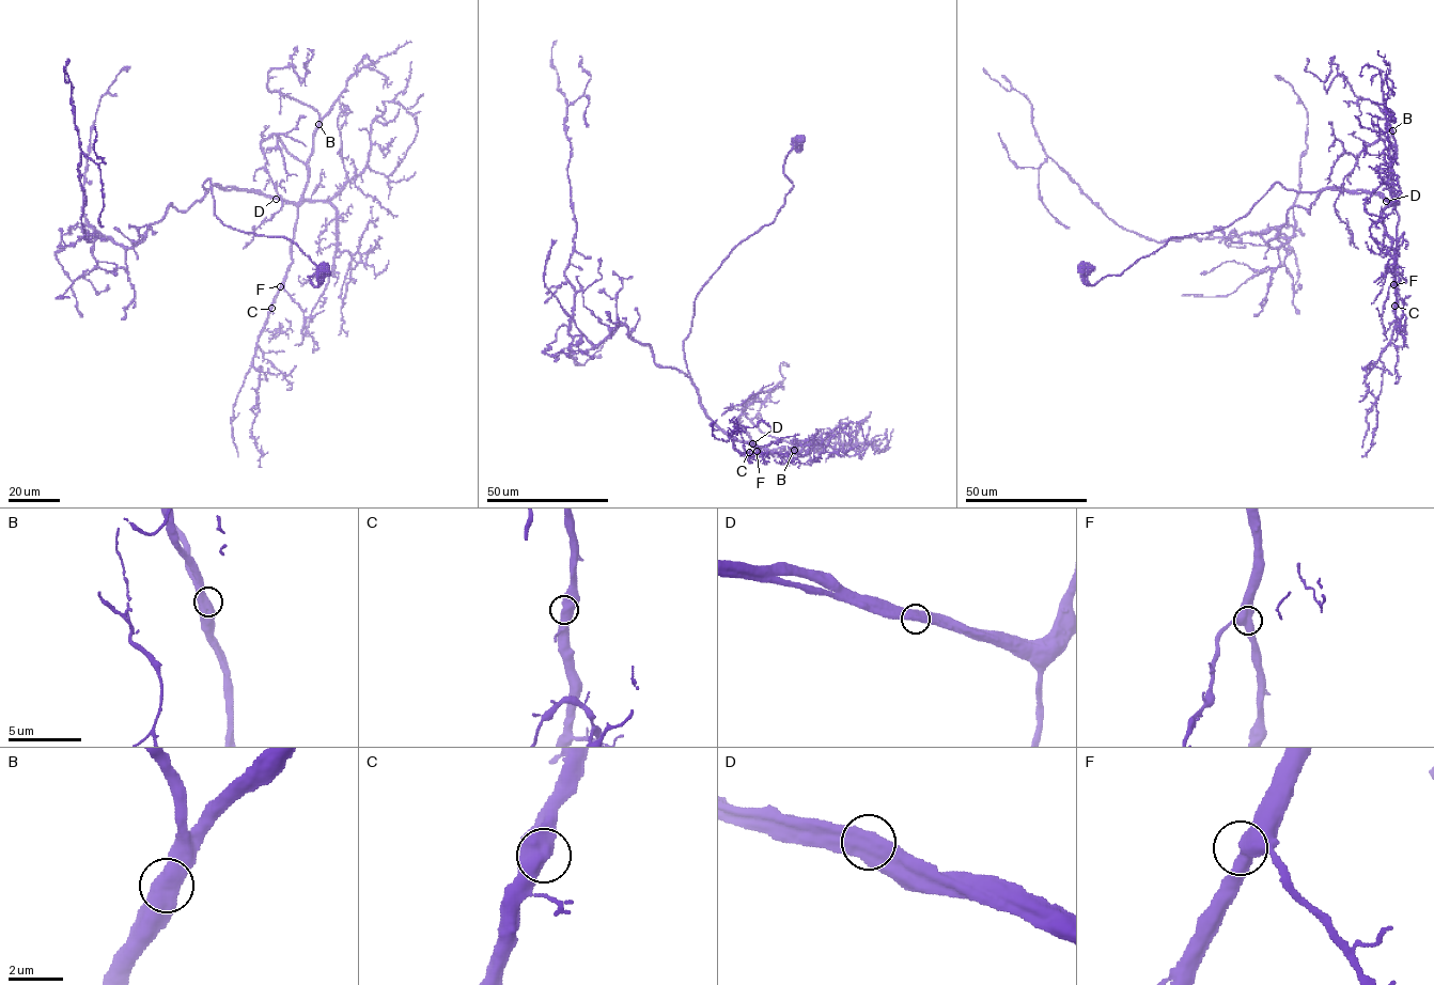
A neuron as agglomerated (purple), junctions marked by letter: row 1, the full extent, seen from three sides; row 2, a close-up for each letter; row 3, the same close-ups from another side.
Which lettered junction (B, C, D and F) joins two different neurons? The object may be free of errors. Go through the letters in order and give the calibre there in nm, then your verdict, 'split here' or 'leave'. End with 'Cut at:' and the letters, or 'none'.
B: 600 nm thick; leave
C: 600 nm thick; leave
D: 600 nm thick; leave
F: 600 nm thick; leave
Cut at: none

